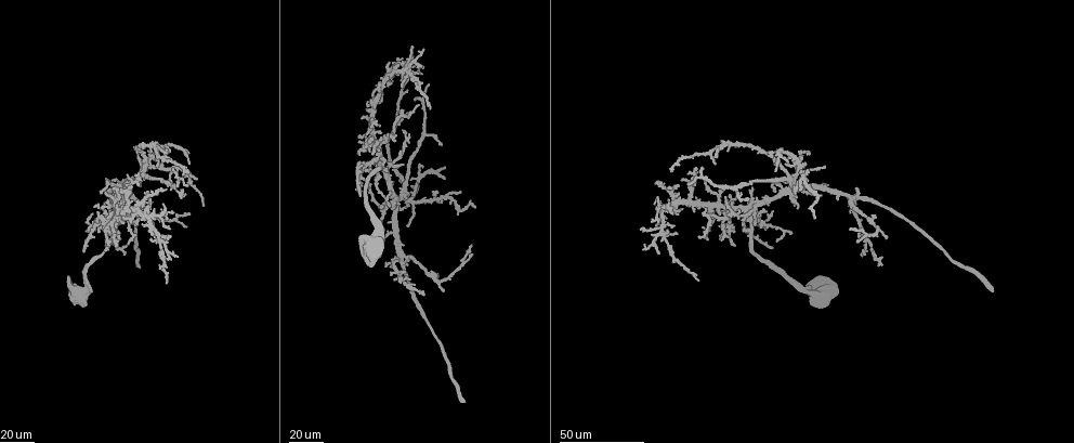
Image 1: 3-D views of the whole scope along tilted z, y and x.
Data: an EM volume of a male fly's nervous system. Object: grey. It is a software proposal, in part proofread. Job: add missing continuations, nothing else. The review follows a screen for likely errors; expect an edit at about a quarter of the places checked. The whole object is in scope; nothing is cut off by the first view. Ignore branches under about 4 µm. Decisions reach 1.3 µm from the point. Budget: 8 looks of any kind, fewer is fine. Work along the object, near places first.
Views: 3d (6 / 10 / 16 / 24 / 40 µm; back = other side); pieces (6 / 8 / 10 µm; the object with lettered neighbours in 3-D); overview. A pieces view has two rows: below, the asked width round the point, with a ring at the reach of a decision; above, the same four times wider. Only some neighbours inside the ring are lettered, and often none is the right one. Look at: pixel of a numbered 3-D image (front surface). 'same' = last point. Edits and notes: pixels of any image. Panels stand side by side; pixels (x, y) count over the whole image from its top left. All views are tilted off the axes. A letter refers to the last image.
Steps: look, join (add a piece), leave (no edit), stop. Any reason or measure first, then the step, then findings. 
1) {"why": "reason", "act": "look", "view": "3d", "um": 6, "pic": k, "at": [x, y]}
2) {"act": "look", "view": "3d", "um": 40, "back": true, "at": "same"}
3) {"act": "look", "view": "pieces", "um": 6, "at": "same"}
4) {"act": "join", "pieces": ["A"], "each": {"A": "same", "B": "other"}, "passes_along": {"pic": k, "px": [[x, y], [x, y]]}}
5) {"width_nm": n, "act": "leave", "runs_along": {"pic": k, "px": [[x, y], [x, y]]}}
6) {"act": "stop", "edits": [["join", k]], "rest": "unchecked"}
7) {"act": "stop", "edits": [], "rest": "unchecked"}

{"why": "an open end", "act": "look", "view": "3d", "um": 40, "pic": 1, "at": [802, 187]}

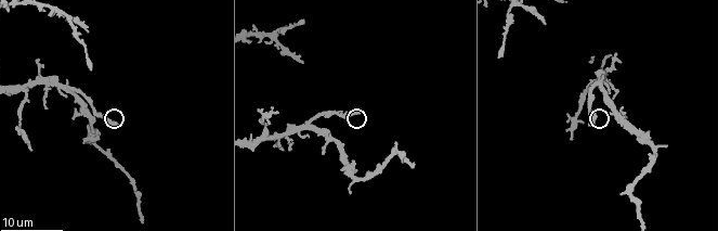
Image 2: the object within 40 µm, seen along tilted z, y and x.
{"act": "look", "view": "pieces", "um": 10, "pic": 2, "at": [358, 107]}

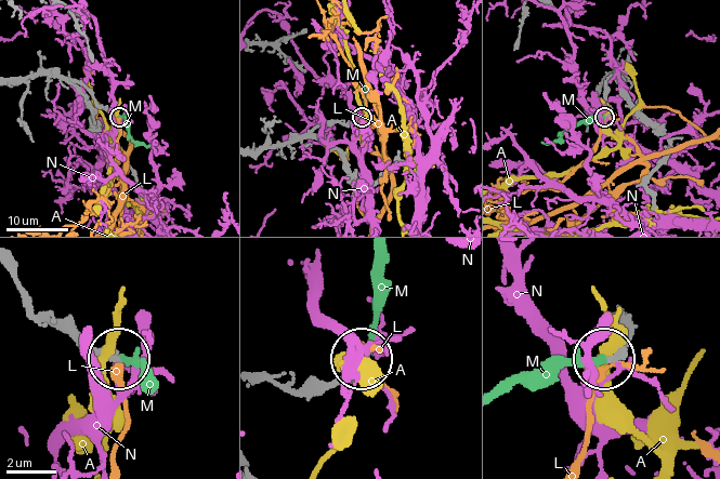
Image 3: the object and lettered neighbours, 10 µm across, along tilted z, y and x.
{"width_nm": 280, "act": "join", "pieces": ["M"], "each": {"A": "other", "L": "other", "M": "same", "N": "other"}, "passes_along": {"pic": 3, "px": [[102, 106], [125, 118], [133, 140], [149, 145]]}, "found": "the cell continues"}

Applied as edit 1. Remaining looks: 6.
{"act": "look", "view": "overview"}

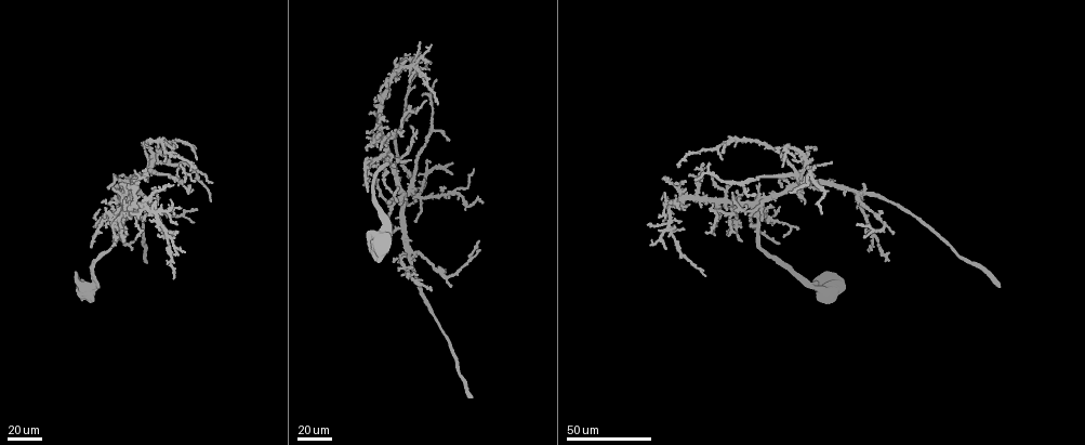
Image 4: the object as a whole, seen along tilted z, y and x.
{"why": "tapers out", "act": "look", "view": "3d", "um": 24, "pic": 4, "at": [458, 200]}

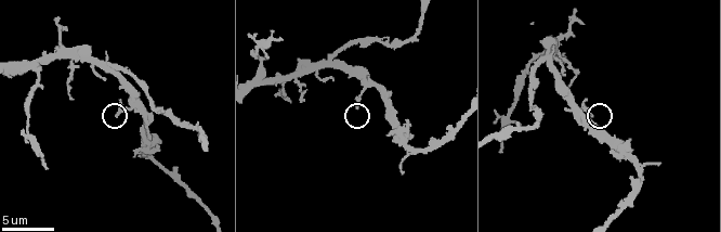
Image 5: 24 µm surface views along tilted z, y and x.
{"act": "look", "view": "pieces", "um": 6, "pic": 5, "at": [359, 105]}

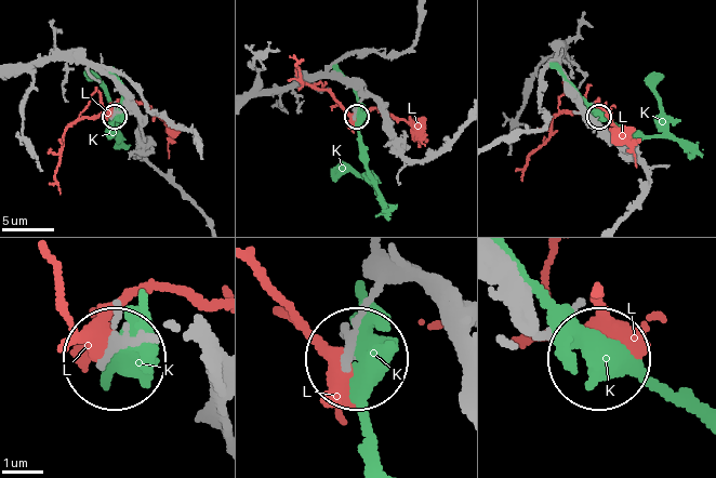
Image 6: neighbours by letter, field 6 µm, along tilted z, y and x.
{"act": "leave", "each": {"K": "other", "L": "other"}, "runs_along": {"pic": 6, "px": [[373, 273], [353, 353]]}, "found": "no lettered piece goes on from it"}

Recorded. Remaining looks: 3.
{"act": "look", "view": "3d", "um": 40, "pic": 4, "at": [449, 141]}

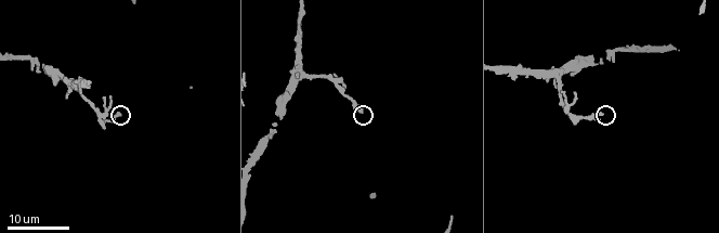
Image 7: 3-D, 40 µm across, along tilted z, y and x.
{"act": "look", "view": "pieces", "um": 6, "pic": 7, "at": [600, 114]}

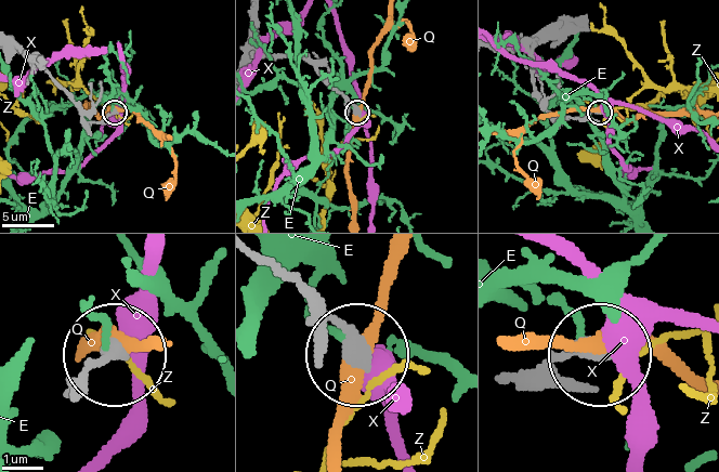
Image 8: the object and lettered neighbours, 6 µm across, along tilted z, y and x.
{"width_nm": 370, "act": "leave", "each": {"E": "other", "Q": "other", "X": "other", "Z": "other"}, "runs_along": {"pic": 8, "px": [[510, 381], [601, 355]]}, "found": "none of them fits"}

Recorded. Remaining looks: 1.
{"act": "stop", "edits": [["join", 3]], "rest": "unchecked"}

